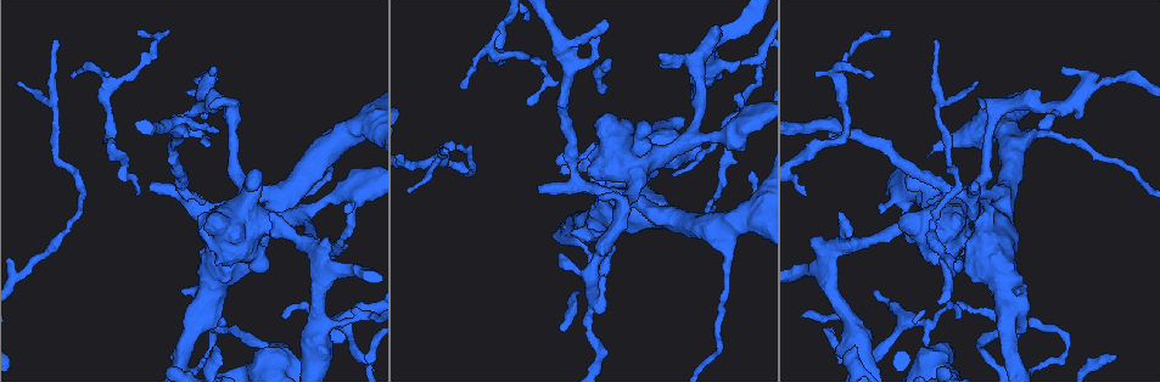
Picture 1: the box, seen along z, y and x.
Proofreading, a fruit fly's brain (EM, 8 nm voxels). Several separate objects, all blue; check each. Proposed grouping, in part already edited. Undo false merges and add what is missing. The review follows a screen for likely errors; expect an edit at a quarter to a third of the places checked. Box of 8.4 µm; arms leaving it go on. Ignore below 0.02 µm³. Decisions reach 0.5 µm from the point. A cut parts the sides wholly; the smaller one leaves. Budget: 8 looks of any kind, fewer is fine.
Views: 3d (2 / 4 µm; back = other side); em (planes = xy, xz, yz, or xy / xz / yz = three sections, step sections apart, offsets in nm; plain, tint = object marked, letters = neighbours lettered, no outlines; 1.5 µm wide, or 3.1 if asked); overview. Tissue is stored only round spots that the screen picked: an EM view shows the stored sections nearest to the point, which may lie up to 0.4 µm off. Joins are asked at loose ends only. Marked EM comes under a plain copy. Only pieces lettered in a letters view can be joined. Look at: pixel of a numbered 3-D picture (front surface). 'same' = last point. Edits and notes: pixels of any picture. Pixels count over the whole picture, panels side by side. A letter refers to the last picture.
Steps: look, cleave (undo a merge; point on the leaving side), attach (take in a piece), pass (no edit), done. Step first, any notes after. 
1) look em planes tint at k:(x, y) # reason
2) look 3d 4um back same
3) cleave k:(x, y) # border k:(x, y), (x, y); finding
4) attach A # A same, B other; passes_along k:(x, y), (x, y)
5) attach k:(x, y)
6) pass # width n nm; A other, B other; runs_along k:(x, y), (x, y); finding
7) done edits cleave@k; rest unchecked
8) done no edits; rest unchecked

look 3d 2um at 1:(976, 188) # branch stops here

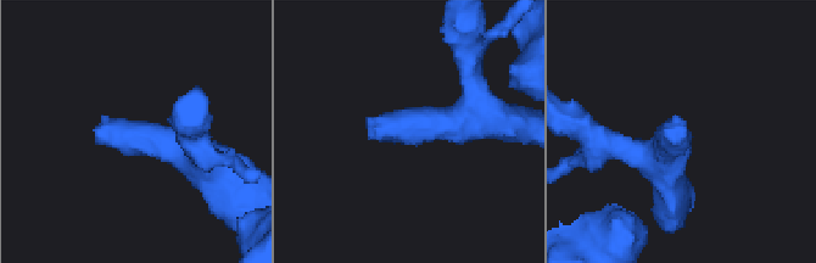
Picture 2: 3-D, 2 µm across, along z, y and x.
look em xy step 8 tint at 2:(99, 130) # now the EM

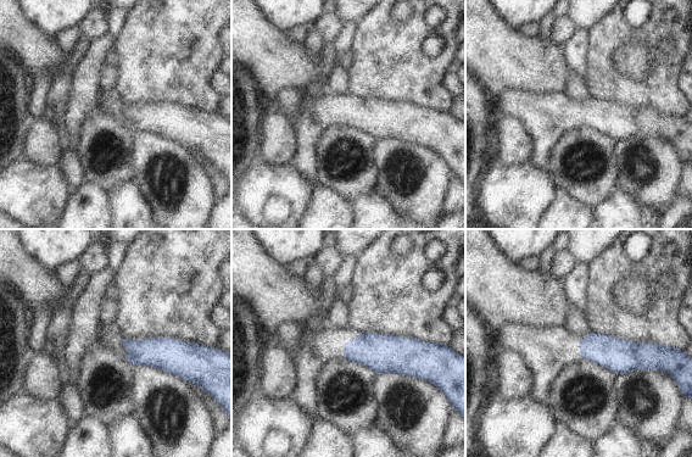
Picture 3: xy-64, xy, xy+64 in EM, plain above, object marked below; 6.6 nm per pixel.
look em xz step 4 letters same

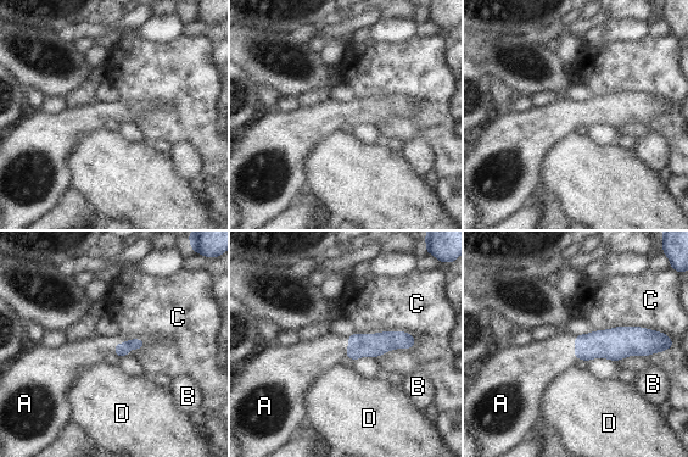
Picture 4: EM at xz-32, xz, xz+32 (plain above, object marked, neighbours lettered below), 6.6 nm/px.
attach A # A same, B other, C other, D other; passes_along 4:(613, 344), (575, 347), (541, 362); it goes on there

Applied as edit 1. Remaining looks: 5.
look em planes letters at 1:(269, 213) # branch stops here

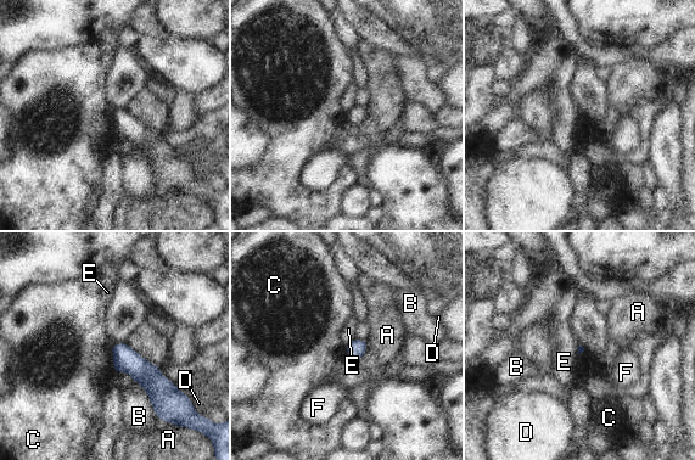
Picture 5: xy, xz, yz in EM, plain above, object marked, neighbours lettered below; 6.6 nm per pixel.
pass # A other, B other, C other, D other, E other, F other; runs_along 5:(115, 348), (161, 390), (173, 390); no lettered piece goes on from it

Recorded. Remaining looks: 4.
look 3d 2um at 1:(883, 212) # an open end

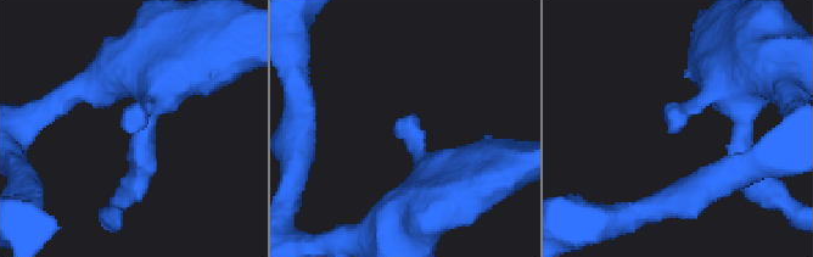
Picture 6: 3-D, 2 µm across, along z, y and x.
look em xy step 4 letters at 6:(677, 130)

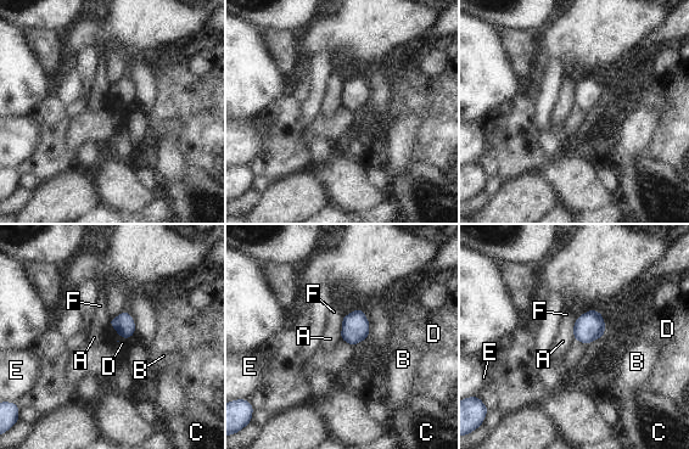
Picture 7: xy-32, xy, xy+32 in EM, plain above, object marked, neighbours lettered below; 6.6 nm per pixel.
pass # A other, B other, C other, D other, E other, F other; border 7:(108, 324), (122, 337), (133, 336); none of them fits

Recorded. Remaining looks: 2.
done edits attach@4; rest unchecked

